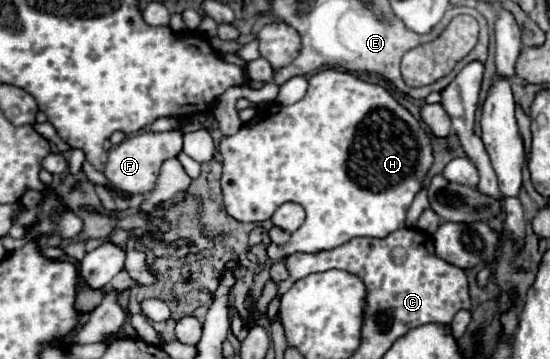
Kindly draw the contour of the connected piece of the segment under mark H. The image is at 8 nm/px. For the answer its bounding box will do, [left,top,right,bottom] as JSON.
[219,68,433,260]

